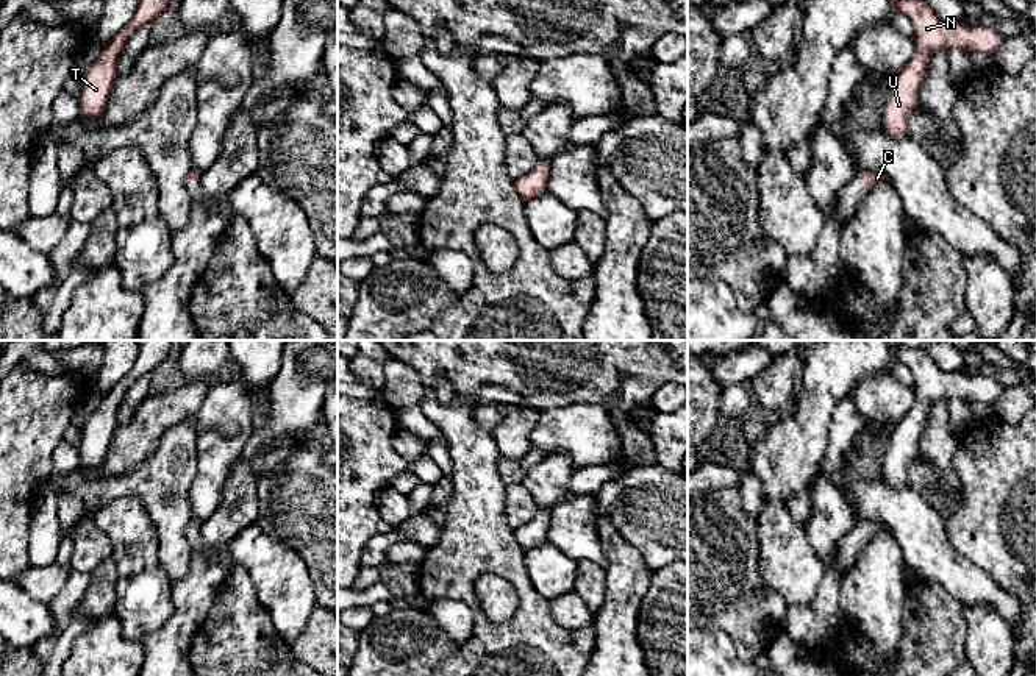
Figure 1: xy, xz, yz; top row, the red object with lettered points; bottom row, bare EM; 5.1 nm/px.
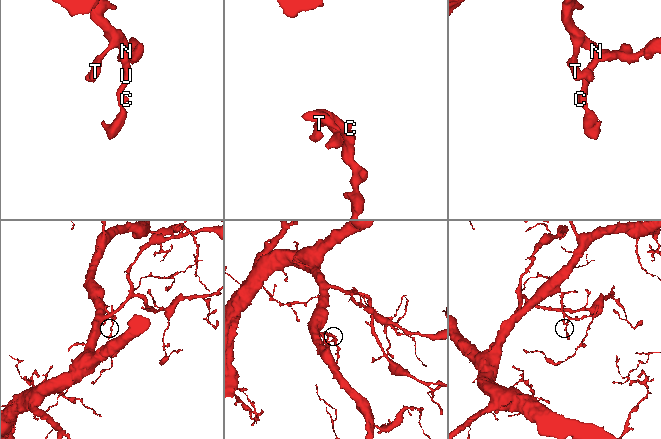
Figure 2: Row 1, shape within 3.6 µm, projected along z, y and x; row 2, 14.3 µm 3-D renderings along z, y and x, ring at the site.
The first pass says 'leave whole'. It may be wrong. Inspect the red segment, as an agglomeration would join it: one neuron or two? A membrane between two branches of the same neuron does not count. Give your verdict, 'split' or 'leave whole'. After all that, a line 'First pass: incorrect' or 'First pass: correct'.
leave whole
First pass: correct

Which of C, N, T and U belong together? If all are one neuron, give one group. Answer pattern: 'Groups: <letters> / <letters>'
Groups: C N T U

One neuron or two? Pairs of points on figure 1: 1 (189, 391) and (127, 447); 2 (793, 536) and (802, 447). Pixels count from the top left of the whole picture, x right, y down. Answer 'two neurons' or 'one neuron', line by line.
1: one neuron
2: two neurons

